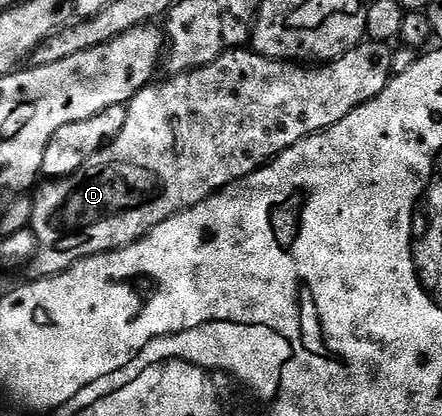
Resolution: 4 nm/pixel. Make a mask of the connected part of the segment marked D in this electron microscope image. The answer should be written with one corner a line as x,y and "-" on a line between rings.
366,39
358,44
355,49
348,50
337,61
328,61
319,64
317,67
303,68
298,63
275,61
272,57
262,57
249,48
243,47
220,55
215,61
199,69
190,69
186,73
175,73
167,76
165,78
167,81
158,79
144,86
126,105
124,127
121,128
120,135
116,135
116,139
112,139
112,143
108,143
103,149
96,151
96,155
92,155
92,159
88,159
88,163
84,163
84,167
80,167
72,175
50,179
42,183
46,185
39,184
37,186
37,189
39,188
38,194
33,194
32,197
33,207
29,229
34,233
34,238
38,240
38,251
34,254
34,258
30,260
29,276
34,279
55,277
57,273
64,272
65,269
72,267
85,257
110,253
114,249
122,249
126,245
136,243
148,231
152,231
152,227
164,223
164,219
200,203
206,197
211,197
213,193
217,193
219,189
230,185
231,182
239,181
241,177
247,177
252,171
256,171
267,161
271,161
273,157
278,157
288,147
295,145
296,142
303,141
304,138
320,132
321,129
327,129
336,123
340,123
340,119
344,119
349,113
356,111
356,107
376,99
376,95
380,95
380,91
384,91
384,87
390,82
392,76
390,71
391,52
392,49
389,44

